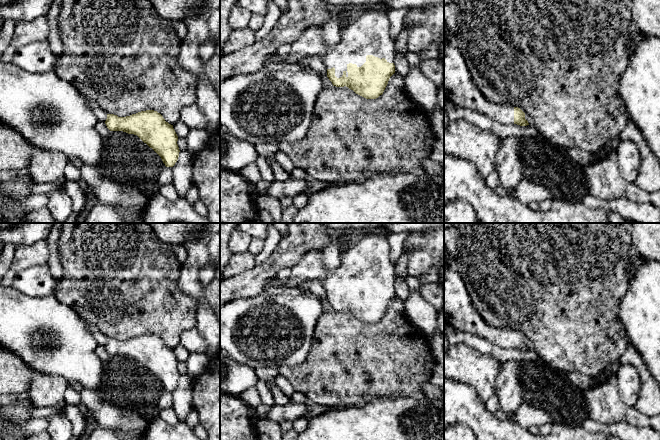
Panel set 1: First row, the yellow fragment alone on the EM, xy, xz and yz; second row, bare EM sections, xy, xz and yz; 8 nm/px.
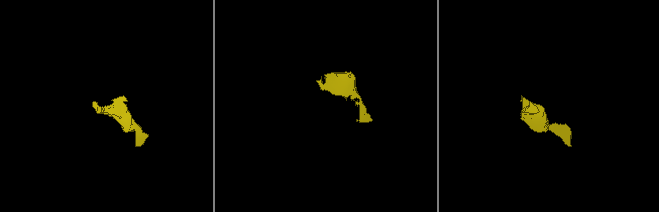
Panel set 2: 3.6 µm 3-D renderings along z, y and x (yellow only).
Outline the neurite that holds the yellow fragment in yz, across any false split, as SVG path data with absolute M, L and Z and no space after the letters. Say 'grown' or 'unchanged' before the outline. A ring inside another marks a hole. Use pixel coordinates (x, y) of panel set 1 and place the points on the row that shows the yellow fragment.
grown | M457 3L444 4L444 98L503 125L529 125L520 108L495 104L477 88L459 50L457 17Z

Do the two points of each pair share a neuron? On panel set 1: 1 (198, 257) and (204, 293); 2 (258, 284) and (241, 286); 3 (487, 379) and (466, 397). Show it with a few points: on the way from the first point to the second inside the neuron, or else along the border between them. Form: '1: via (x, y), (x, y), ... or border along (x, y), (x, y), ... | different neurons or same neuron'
1: via (194, 266), (195, 284) | same neuron
2: via (254, 284), (245, 285) | same neuron
3: border along (454, 380), (468, 384), (484, 403) | different neurons

